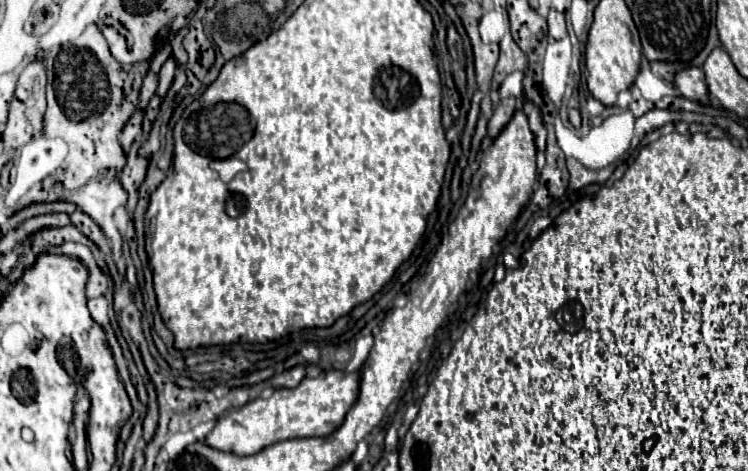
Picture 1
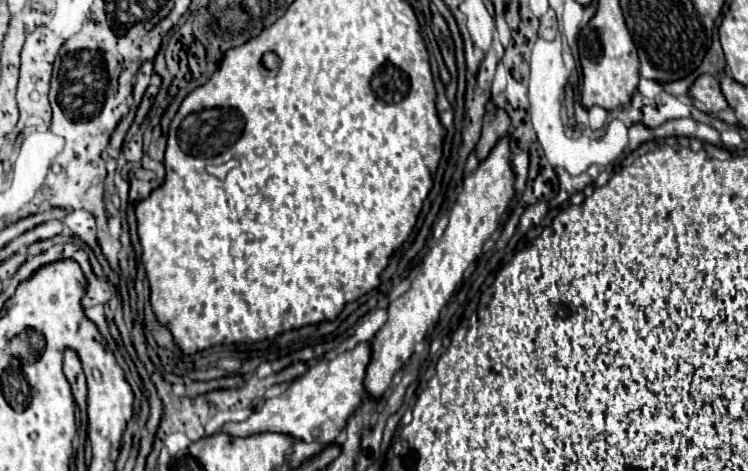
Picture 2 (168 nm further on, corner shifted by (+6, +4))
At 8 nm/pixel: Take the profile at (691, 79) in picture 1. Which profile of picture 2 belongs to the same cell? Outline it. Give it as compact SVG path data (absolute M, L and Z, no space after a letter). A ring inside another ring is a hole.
M701 74L689 88L689 96L699 100L701 104L705 104L707 112L717 112L717 110L723 110L727 108L727 102L721 94L721 88L719 88L719 82L715 76L709 76L709 74Z

